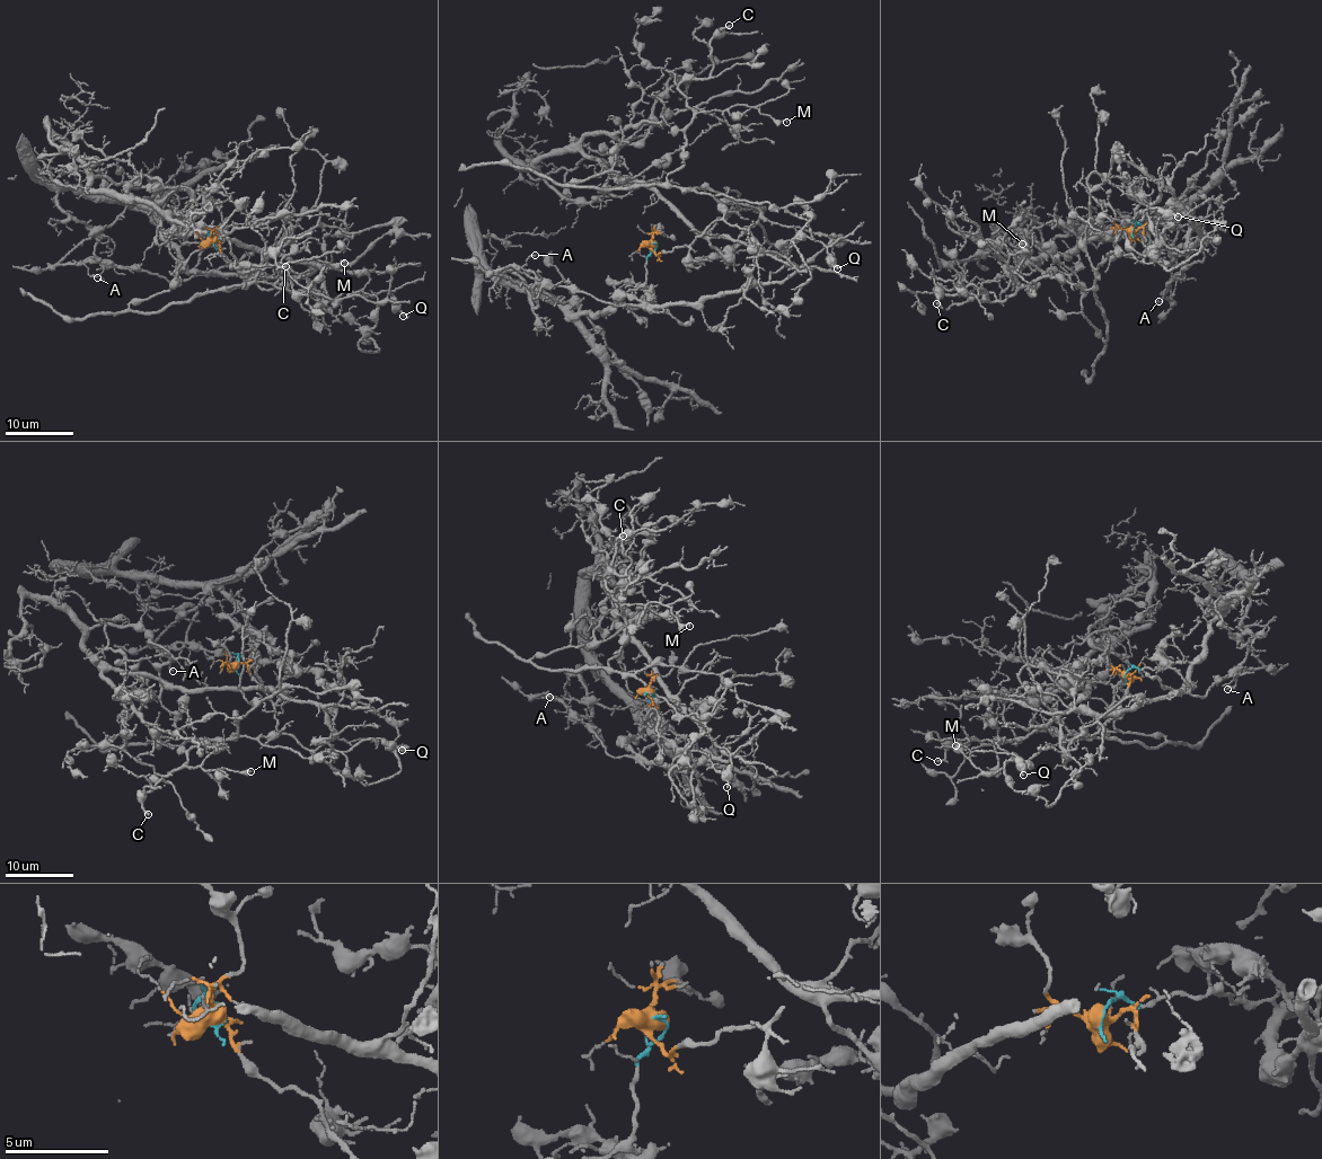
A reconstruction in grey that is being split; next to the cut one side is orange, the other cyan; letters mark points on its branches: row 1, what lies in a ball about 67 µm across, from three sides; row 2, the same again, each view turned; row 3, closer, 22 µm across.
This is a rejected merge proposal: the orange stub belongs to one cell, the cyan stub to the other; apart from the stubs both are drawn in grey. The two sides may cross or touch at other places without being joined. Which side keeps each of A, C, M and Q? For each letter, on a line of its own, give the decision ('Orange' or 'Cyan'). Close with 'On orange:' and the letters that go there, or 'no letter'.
A: Cyan
C: Orange
M: Orange
Q: Orange
On orange: C, M, Q

